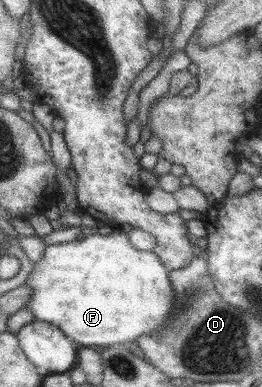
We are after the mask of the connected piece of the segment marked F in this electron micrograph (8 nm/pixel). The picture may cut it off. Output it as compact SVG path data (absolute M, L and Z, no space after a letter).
M118 227L109 235L94 233L87 235L83 240L73 240L71 242L61 242L59 244L47 245L44 253L35 259L34 270L26 278L26 284L30 286L30 297L24 308L28 308L33 313L34 319L44 321L57 326L65 336L69 337L78 346L106 348L111 345L128 345L132 341L137 341L141 335L149 334L159 329L167 328L173 306L173 287L169 280L169 269L162 260L153 252L137 250L130 241L128 234Z

